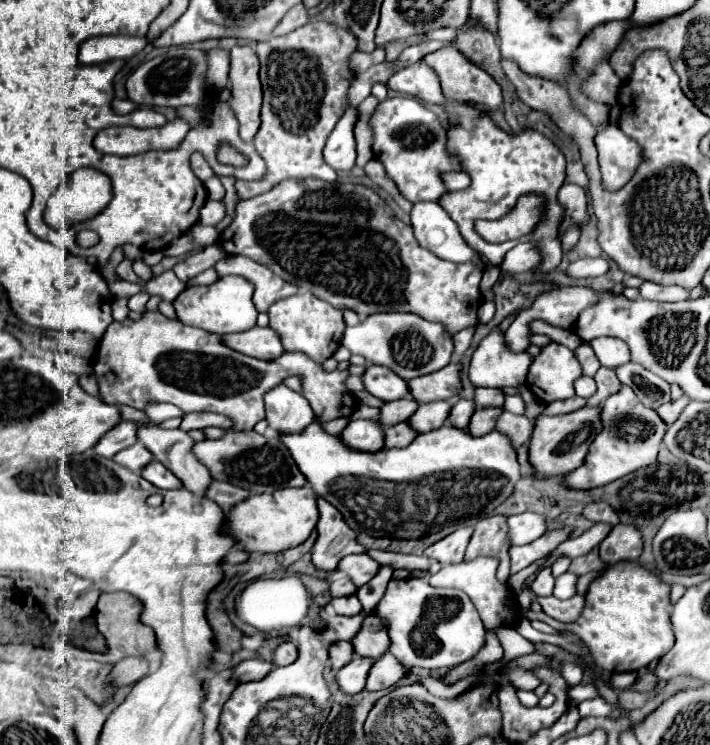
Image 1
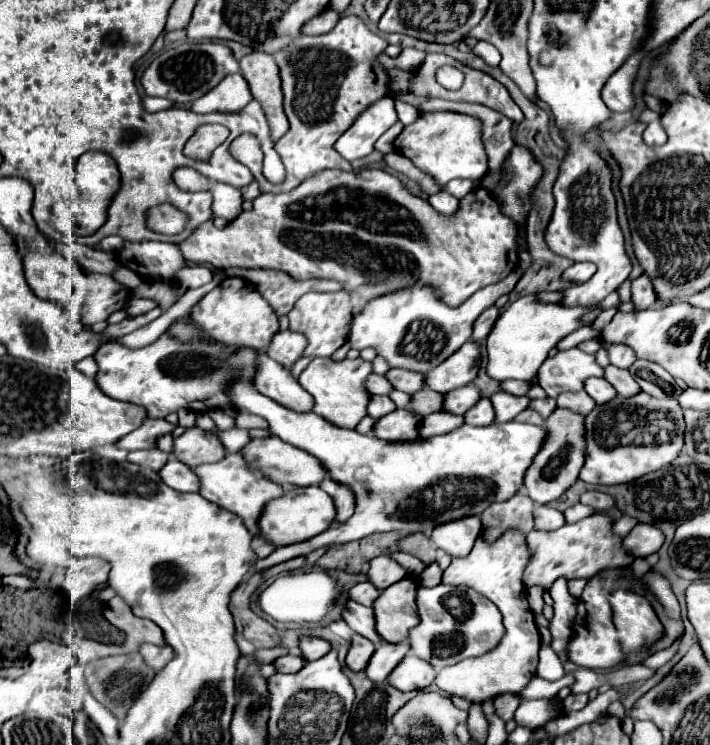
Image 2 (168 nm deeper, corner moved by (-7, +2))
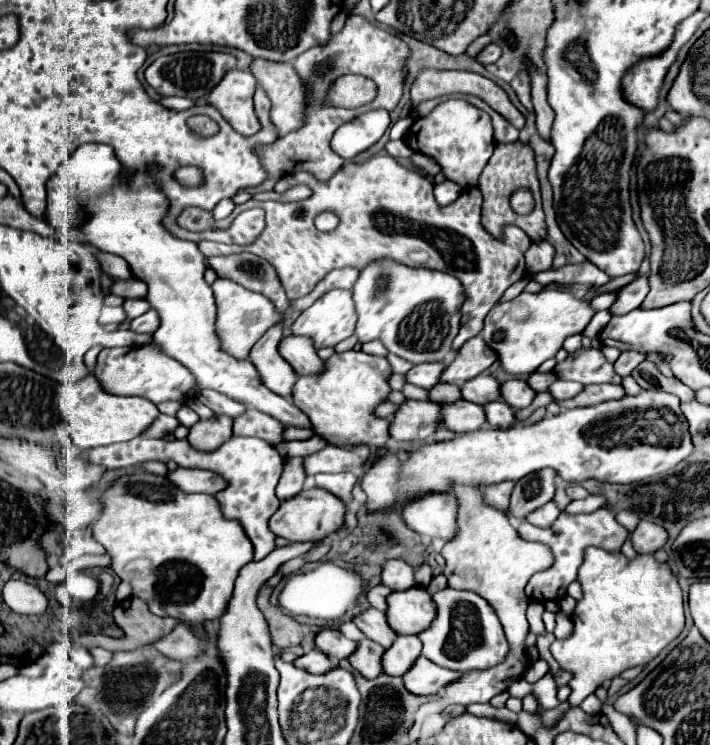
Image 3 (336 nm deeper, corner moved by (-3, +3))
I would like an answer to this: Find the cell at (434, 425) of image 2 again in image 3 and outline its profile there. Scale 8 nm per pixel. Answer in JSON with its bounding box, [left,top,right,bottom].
[443,400,485,434]

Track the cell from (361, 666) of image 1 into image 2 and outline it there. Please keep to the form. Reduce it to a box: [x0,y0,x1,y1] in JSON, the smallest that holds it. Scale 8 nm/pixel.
[363,643,409,681]

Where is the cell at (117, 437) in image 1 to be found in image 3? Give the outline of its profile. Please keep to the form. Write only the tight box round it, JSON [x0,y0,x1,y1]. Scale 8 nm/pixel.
[145,414,179,438]

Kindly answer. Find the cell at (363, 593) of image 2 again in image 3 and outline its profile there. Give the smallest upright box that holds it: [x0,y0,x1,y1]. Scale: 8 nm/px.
[367,584,393,612]

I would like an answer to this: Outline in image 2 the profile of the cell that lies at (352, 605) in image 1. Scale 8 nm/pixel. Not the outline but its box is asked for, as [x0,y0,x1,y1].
[343,599,383,645]

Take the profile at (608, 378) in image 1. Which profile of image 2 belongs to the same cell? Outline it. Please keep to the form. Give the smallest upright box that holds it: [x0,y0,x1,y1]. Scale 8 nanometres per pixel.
[605,365,641,397]

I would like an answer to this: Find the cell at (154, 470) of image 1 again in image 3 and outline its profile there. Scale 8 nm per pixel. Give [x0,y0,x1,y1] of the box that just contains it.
[169,468,227,494]

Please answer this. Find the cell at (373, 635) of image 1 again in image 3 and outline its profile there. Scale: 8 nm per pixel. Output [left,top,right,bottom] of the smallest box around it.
[387,586,435,634]

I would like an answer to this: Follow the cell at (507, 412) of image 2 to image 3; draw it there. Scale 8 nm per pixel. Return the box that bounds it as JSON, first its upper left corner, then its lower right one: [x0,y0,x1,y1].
[501,378,535,410]

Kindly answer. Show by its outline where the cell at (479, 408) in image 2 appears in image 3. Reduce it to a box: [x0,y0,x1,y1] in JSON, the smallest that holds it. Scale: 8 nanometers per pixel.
[485,400,517,430]

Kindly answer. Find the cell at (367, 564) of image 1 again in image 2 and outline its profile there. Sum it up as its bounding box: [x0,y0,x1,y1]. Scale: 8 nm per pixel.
[365,555,407,589]

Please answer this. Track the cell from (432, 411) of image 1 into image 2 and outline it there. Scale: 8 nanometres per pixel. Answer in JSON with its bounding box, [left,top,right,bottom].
[443,385,479,415]

